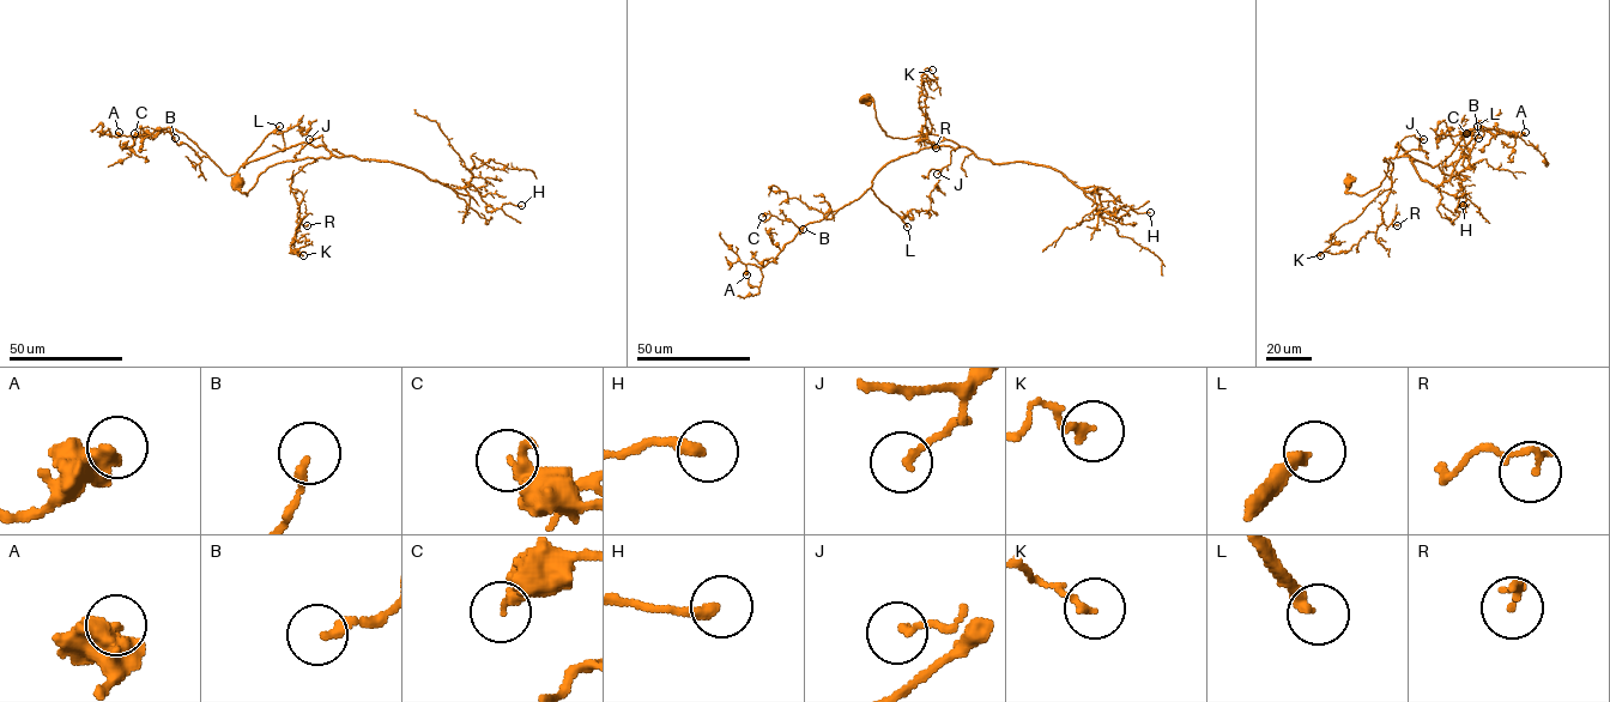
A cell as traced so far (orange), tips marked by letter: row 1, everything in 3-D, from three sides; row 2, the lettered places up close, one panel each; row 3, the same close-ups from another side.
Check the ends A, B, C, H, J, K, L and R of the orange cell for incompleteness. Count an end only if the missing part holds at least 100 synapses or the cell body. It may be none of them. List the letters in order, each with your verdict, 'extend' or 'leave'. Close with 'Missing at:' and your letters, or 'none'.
A: leave
B: leave
C: leave
H: leave
J: leave
K: leave
L: extend
R: leave
Missing at: L

